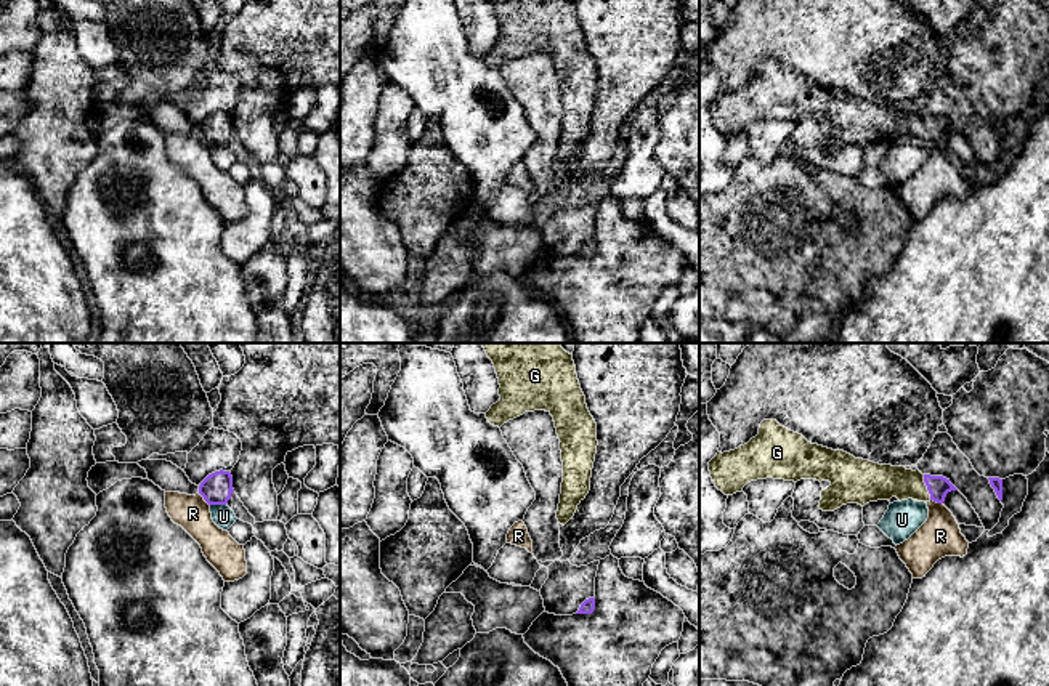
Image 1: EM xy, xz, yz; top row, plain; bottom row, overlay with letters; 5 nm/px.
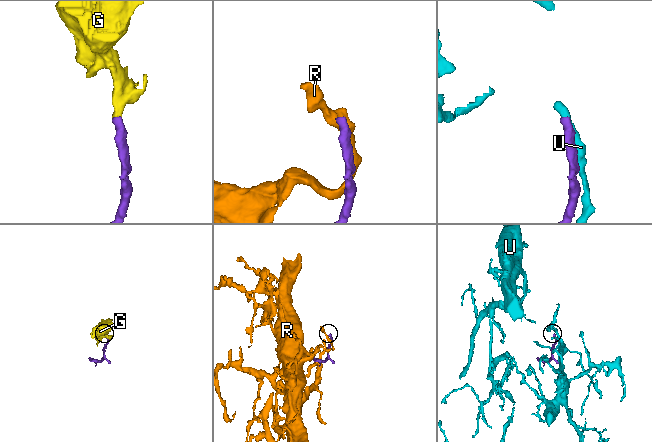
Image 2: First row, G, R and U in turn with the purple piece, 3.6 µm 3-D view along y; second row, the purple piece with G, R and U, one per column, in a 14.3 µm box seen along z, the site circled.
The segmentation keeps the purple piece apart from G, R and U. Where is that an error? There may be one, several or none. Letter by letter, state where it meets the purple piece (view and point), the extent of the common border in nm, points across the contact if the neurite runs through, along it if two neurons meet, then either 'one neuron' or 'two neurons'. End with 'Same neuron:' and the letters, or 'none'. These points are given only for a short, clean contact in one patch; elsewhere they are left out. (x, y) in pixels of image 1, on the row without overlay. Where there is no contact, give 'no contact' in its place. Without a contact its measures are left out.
G: yz (927, 129) | 130 nm | across yz (937, 127), (927, 129), (879, 122) | one neuron
R: xy (204, 140) | 90 nm | along xy (199, 133), (209, 146) | two neurons
U: xy (218, 145) | 80 nm | two neurons
Same neuron: G

